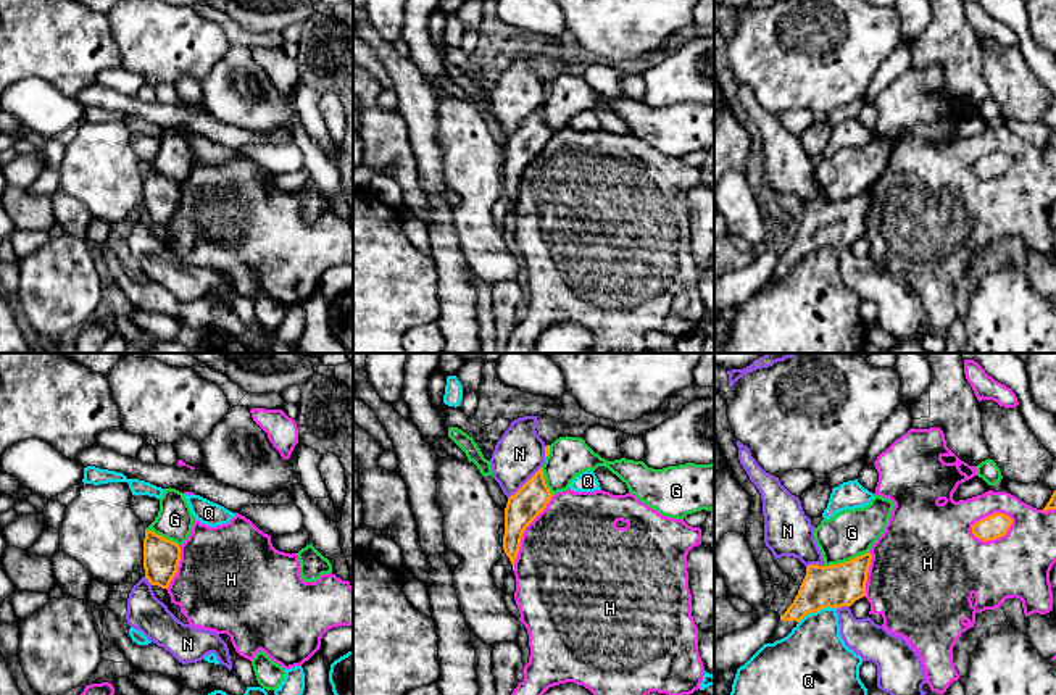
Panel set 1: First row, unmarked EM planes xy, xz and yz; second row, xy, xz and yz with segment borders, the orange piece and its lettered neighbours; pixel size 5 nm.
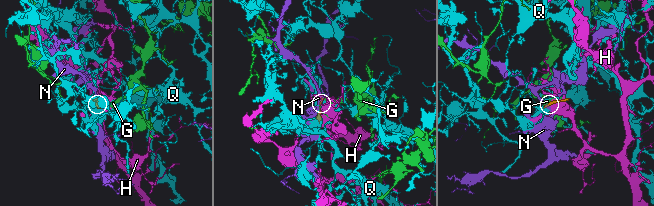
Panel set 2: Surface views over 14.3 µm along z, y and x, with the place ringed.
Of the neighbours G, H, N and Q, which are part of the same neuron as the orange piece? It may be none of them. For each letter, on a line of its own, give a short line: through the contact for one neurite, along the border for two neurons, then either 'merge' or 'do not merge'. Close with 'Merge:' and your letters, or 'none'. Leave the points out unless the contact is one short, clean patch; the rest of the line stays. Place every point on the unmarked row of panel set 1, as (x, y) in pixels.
G: do not merge
H: do not merge
N: line xz (540, 105), (508, 137); do not merge
Q: line yz (835, 247), (819, 247), (808, 252), (798, 262); do not merge
Merge: none

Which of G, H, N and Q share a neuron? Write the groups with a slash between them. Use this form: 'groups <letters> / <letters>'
groups G / H / N / Q

